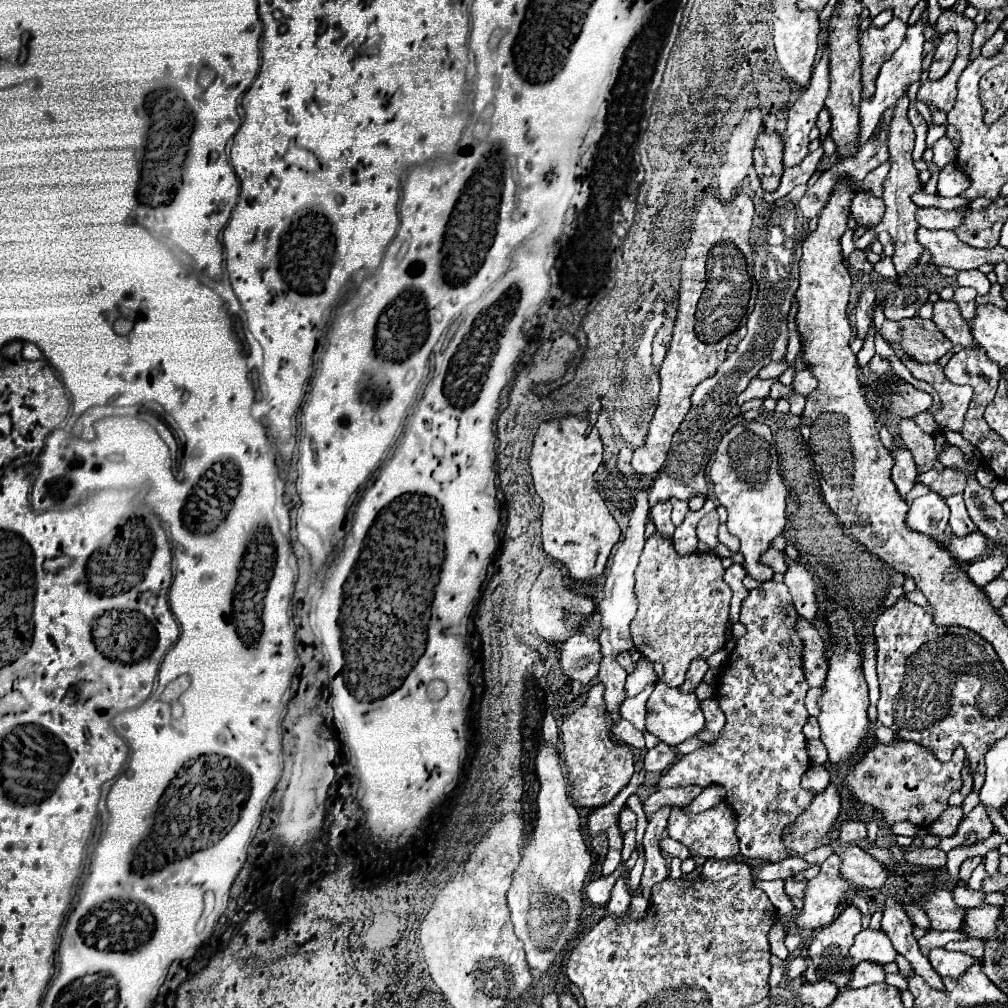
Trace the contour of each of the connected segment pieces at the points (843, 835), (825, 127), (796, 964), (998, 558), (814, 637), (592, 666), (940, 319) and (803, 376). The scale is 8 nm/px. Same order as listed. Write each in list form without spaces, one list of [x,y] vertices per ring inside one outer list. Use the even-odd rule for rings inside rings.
[[[857,820],[857,822],[843,822],[839,830],[839,840],[841,842],[851,842],[867,836],[867,824]]]
[[[823,108],[821,112],[819,112],[819,116],[817,116],[817,128],[821,130],[821,142],[825,142],[825,138],[827,138],[827,134],[829,134],[829,126],[831,126],[831,122],[829,122],[829,112]]]
[[[801,956],[795,958],[789,965],[787,970],[788,980],[800,977],[802,973],[807,969],[808,961],[807,958]]]
[[[993,550],[987,556],[971,562],[967,566],[967,574],[977,586],[987,586],[993,578],[1001,574],[1001,570],[1007,566],[1007,556],[1001,550]]]
[[[801,618],[797,622],[799,634],[803,638],[805,650],[803,650],[803,668],[805,668],[805,678],[811,686],[823,686],[827,678],[827,656],[825,656],[825,642],[817,628]]]
[[[582,632],[574,634],[561,646],[561,668],[571,680],[579,680],[583,684],[591,682],[591,678],[599,672],[599,642],[595,638],[587,638]]]
[[[955,300],[935,302],[935,310],[933,310],[931,320],[943,330],[943,334],[953,344],[961,344],[963,348],[973,348],[975,346],[975,338],[971,336],[969,322],[959,314],[959,308],[957,308]]]
[[[805,368],[805,370],[801,370],[801,372],[795,374],[795,380],[793,380],[791,386],[793,386],[799,394],[807,396],[807,394],[811,394],[811,392],[815,390],[815,384],[819,384],[819,382],[815,380],[815,376],[811,376],[811,370]]]

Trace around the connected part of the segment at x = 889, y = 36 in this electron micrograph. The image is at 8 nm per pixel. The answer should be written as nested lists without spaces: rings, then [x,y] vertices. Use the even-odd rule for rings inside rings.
[[[893,18],[889,24],[885,24],[883,28],[875,28],[869,26],[861,38],[861,82],[863,82],[863,96],[871,98],[875,92],[875,76],[879,74],[881,64],[891,56],[891,52],[895,52],[895,48],[899,48],[899,44],[905,38],[905,30],[907,24],[901,22],[899,18]]]

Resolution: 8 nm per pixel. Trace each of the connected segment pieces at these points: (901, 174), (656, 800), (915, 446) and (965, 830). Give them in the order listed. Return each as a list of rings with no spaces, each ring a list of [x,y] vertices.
[[[903,94],[897,104],[895,104],[895,112],[893,112],[893,120],[889,126],[889,158],[891,158],[891,170],[883,182],[883,202],[885,202],[885,216],[879,222],[879,226],[867,230],[856,243],[857,249],[864,250],[871,246],[876,236],[883,230],[891,234],[893,242],[895,242],[895,254],[893,254],[893,264],[895,270],[899,274],[905,274],[907,270],[919,266],[919,256],[923,254],[923,246],[917,242],[915,230],[919,230],[919,222],[915,220],[915,212],[917,212],[917,204],[911,200],[911,196],[919,190],[923,190],[923,182],[919,180],[919,170],[913,166],[913,144],[915,144],[915,132],[913,126],[907,118],[907,108],[909,108],[909,98],[907,94]]]
[[[687,786],[687,788],[663,788],[653,792],[645,802],[643,802],[643,810],[647,814],[647,818],[657,812],[661,806],[669,804],[669,806],[681,806],[681,804],[691,804],[693,798],[697,798],[701,794],[701,786]]]
[[[912,418],[902,419],[898,426],[898,435],[903,438],[905,446],[911,450],[917,470],[927,472],[935,462],[933,436],[925,434]]]
[[[977,804],[969,812],[969,816],[959,824],[957,834],[953,834],[951,838],[943,838],[941,844],[939,844],[939,848],[945,850],[945,852],[949,852],[949,850],[965,844],[971,834],[975,834],[977,842],[983,842],[983,840],[987,840],[993,834],[993,824],[991,824],[991,820],[989,820],[983,804]]]

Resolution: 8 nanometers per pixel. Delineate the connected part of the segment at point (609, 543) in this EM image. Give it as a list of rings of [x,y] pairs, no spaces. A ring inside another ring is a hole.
[[[575,416],[549,420],[541,424],[535,434],[529,466],[535,490],[543,500],[543,550],[549,558],[559,560],[577,582],[597,580],[603,574],[609,552],[621,536],[615,518],[595,488],[593,474],[601,460],[603,446],[597,428]]]

